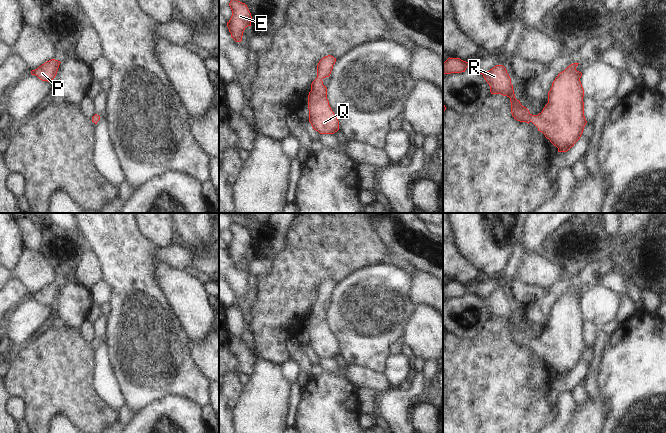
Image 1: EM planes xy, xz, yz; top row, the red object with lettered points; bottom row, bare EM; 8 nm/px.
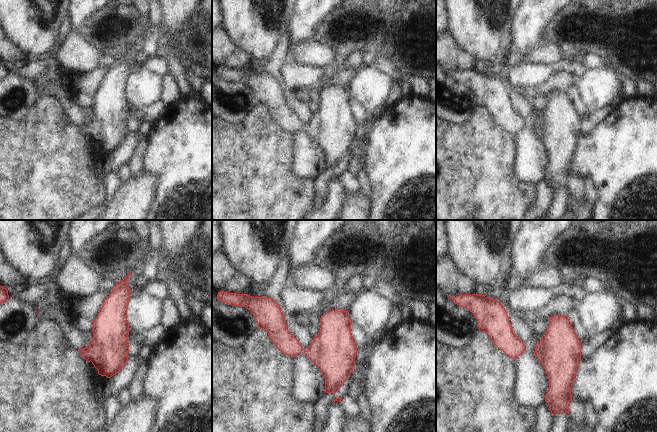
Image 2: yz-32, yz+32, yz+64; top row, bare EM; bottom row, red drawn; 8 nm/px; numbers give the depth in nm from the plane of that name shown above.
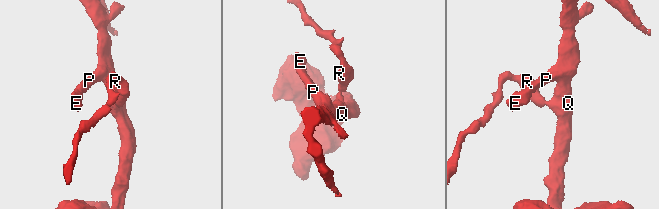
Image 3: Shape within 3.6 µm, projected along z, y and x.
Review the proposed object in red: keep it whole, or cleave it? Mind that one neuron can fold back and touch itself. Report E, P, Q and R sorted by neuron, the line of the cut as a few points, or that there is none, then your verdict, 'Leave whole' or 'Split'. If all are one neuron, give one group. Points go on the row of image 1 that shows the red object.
Groups: E P Q R. No split. Leave whole

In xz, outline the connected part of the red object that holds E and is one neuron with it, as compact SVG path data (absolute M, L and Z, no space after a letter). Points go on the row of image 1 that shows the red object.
M231 0L229 6L232 10L232 16L227 22L227 27L231 37L236 42L241 42L245 28L251 26L251 13L247 5L238 0Z

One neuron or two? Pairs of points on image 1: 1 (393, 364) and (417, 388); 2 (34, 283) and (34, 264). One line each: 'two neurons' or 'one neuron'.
1: two neurons
2: one neuron

